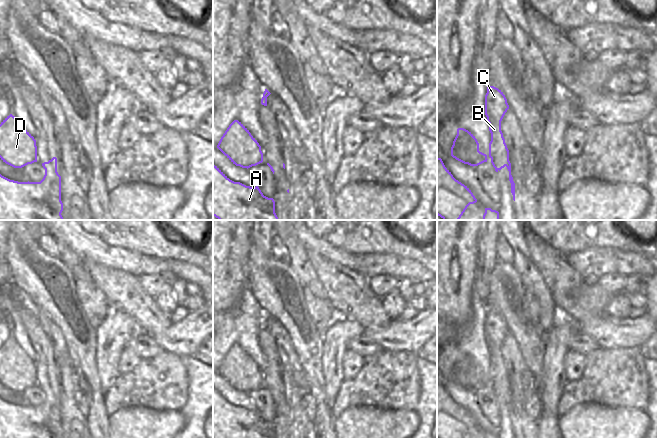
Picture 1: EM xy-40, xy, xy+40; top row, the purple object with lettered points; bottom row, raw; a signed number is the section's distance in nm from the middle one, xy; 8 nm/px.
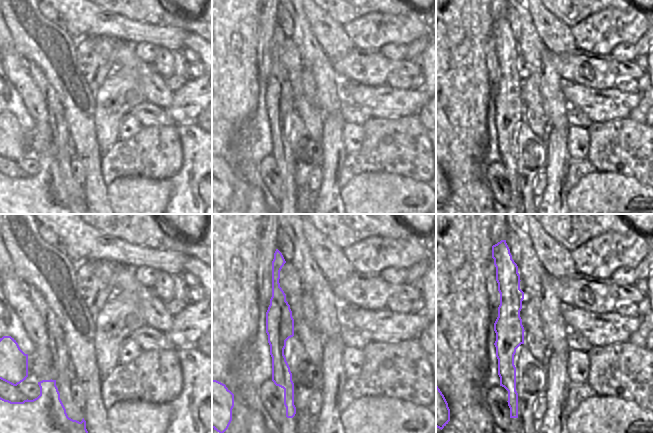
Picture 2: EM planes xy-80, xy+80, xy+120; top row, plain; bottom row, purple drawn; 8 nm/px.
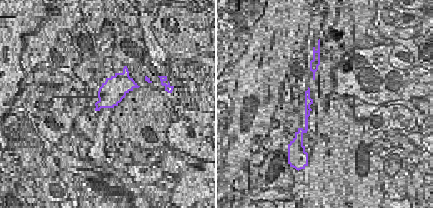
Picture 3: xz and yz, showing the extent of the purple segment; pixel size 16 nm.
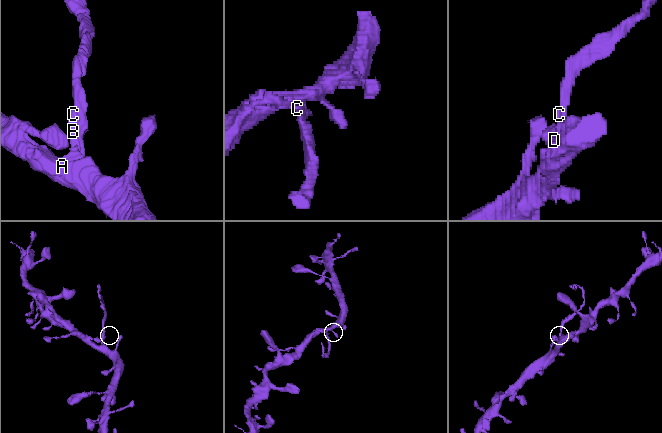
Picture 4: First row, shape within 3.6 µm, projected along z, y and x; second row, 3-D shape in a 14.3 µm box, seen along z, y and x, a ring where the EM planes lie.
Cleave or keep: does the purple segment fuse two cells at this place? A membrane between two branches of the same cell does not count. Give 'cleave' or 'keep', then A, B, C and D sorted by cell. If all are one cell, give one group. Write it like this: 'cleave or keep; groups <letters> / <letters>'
cleave; groups A D / B C

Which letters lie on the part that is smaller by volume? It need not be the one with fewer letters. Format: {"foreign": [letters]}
{"foreign": ["B", "C"]}

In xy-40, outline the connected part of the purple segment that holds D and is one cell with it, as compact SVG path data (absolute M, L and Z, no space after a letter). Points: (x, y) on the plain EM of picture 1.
M12 338L0 348L0 382L14 392L37 386L36 364Z

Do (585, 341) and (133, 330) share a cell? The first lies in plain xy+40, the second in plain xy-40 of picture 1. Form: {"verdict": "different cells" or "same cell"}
{"verdict": "different cells"}

